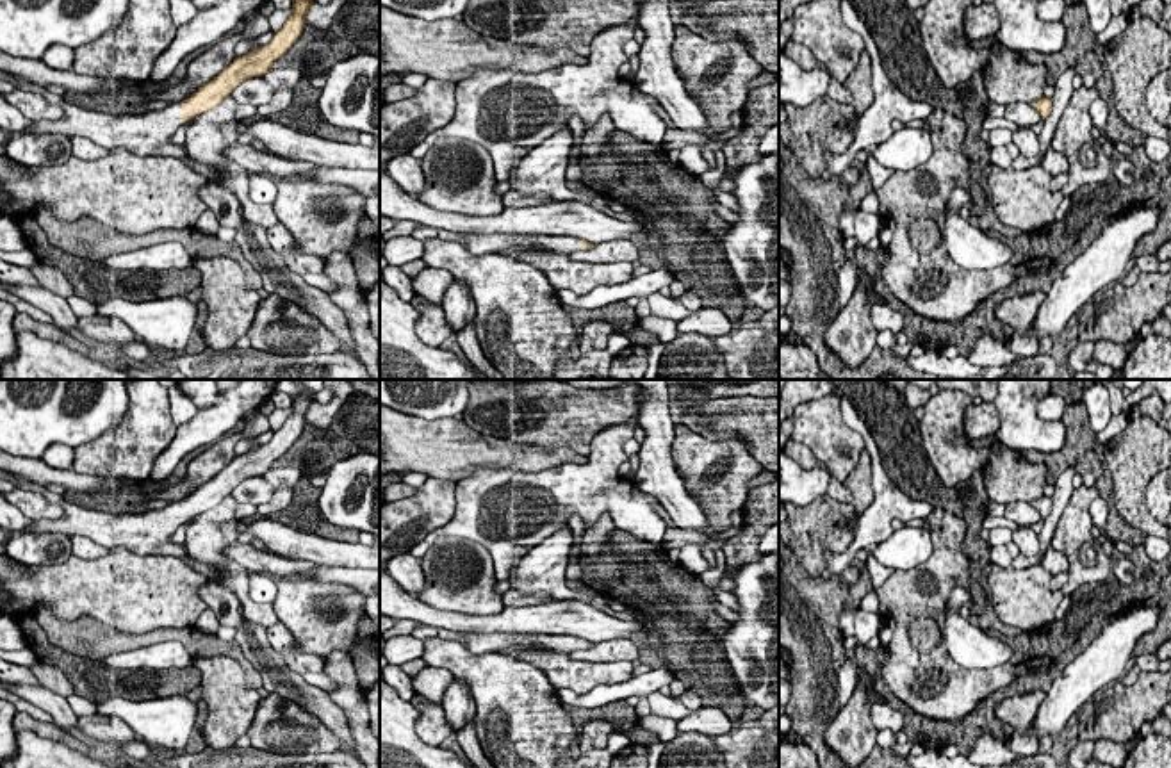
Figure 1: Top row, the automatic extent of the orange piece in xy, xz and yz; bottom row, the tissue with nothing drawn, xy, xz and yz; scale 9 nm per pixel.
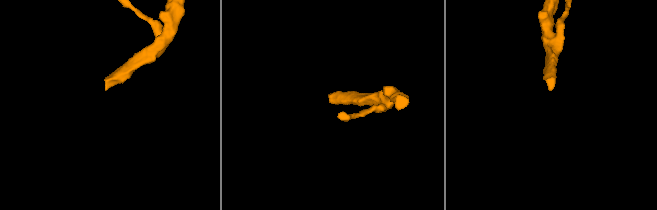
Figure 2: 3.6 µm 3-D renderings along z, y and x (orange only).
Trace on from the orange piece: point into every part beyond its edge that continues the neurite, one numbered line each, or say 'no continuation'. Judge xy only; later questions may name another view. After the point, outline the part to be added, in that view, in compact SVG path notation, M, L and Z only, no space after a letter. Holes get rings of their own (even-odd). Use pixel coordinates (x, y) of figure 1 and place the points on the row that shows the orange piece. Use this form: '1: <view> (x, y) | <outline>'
1: xy (143, 134) | M50 94L50 105L59 105L64 114L59 119L34 121L21 134L62 134L86 137L98 146L125 148L135 155L162 155L184 160L187 148L171 141L182 127L182 102L144 114L109 114L87 110L68 103L59 94Z

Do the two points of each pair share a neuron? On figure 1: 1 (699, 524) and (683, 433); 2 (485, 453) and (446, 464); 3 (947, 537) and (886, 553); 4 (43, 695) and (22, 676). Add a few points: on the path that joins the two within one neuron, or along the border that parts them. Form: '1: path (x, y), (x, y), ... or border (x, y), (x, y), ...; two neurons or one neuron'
1: border (679, 478), (706, 522), (717, 533); two neurons
2: path (476, 453), (455, 455); one neuron
3: border (929, 530), (931, 555), (908, 569), (900, 569); two neurons
4: border (18, 683), (40, 686); two neurons

